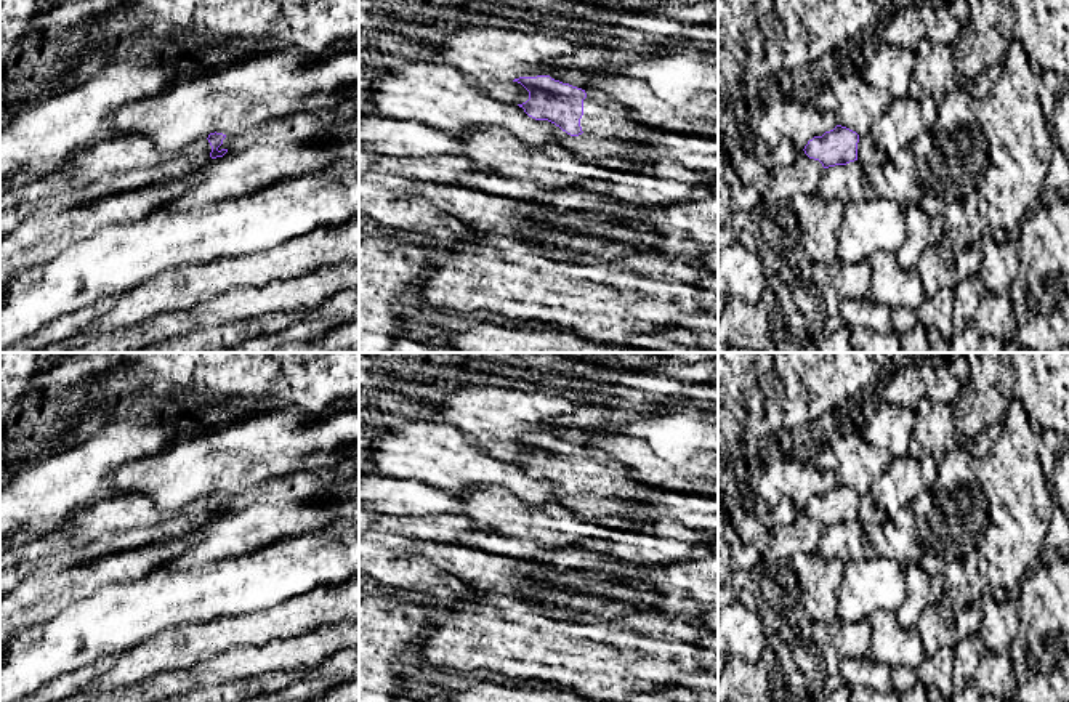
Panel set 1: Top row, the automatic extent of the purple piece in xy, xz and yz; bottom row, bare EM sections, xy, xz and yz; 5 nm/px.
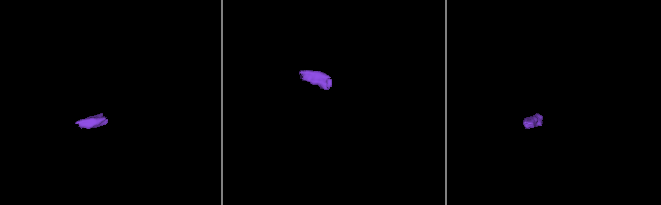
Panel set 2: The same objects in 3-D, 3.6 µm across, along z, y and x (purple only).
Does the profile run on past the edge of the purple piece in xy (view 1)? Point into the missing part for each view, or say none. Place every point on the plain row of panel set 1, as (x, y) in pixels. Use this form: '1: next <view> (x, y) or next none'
1: next none

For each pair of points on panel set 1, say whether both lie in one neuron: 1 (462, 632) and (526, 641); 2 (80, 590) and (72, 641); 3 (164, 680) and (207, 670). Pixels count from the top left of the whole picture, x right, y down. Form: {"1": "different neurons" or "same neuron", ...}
{"1": "same neuron", "2": "different neurons", "3": "same neuron"}

